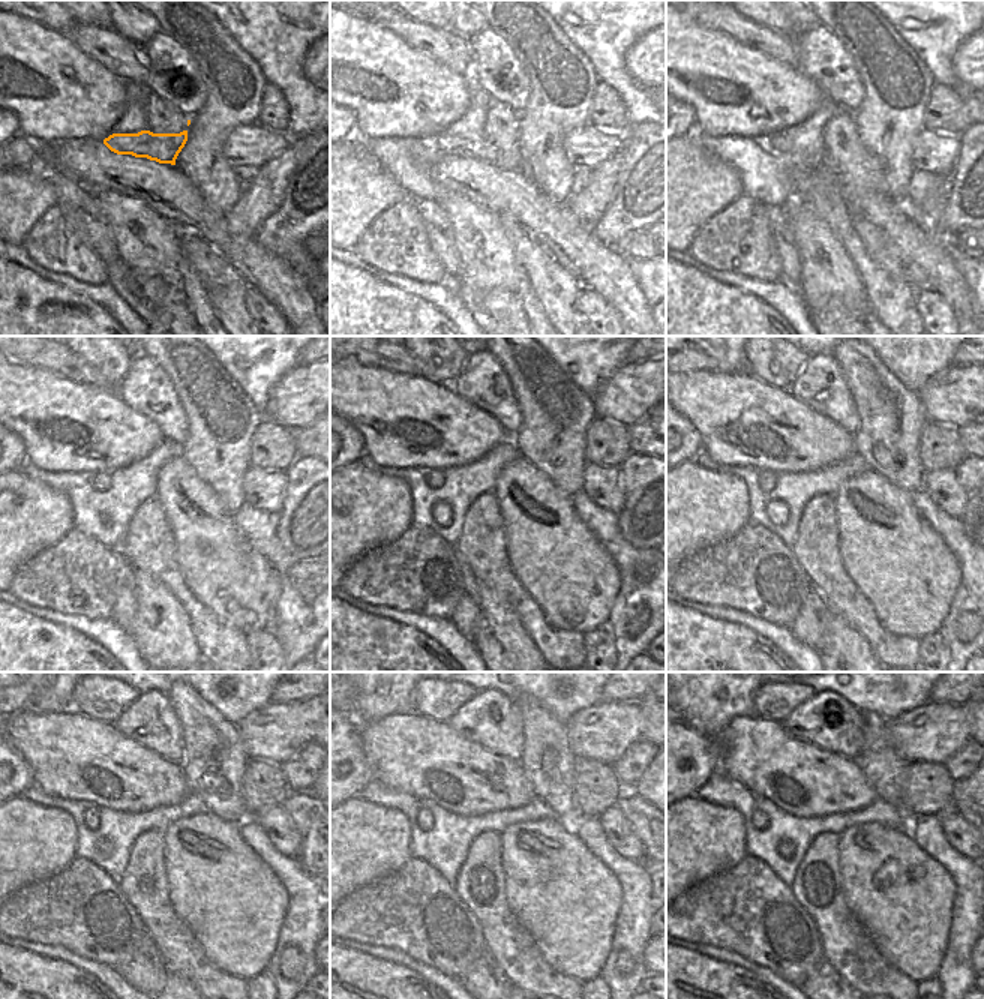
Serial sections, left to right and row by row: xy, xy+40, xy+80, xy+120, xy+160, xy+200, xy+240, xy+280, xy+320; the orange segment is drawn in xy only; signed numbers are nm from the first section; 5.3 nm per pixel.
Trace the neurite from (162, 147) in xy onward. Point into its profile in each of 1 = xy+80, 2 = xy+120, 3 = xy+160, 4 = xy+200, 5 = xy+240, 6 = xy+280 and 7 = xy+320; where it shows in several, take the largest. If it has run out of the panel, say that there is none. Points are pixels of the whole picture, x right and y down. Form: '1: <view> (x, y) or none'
1: xy+80 (777, 144)
2: xy+120 (101, 482)
3: xy+160 (435, 479)
4: xy+200 (767, 480)
5: xy+240 (92, 819)
6: xy+280 (423, 818)
7: xy+320 (759, 821)

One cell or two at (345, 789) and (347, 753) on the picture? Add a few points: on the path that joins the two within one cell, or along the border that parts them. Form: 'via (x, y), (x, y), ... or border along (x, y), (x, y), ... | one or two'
via (354, 780), (356, 762) | one

